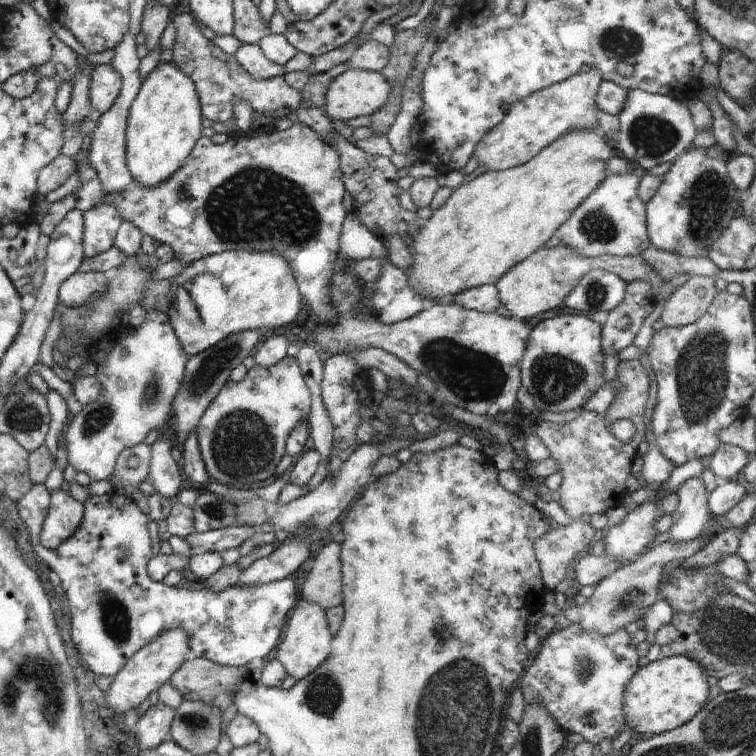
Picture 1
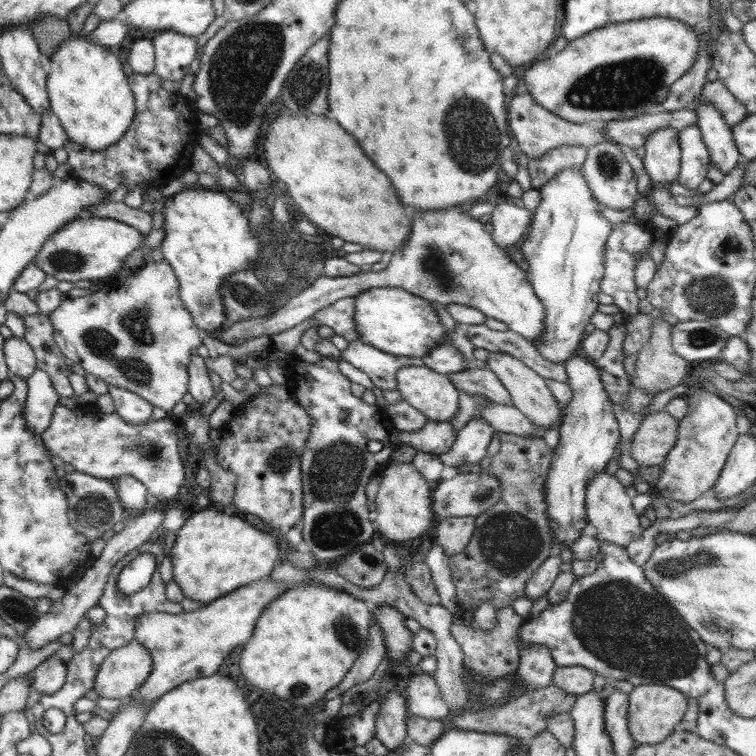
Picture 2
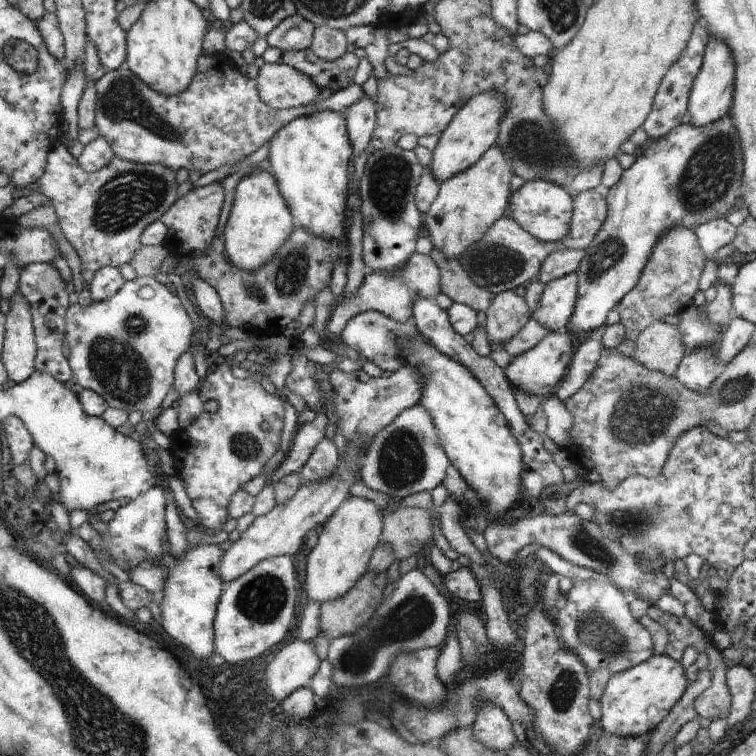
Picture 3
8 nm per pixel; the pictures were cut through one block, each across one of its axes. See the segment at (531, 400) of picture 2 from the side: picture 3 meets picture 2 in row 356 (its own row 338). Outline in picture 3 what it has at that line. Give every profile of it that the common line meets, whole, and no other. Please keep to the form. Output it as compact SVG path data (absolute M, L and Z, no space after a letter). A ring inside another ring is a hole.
M515 291L495 295L487 308L484 326L491 350L503 349L504 345L510 343L525 328L531 313L527 302Z

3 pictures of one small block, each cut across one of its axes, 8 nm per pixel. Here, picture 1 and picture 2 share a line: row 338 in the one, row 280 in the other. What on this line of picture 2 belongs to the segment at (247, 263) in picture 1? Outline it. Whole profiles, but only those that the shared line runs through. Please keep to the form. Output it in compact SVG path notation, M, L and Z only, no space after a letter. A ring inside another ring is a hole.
M210 188L190 189L178 191L172 196L162 200L159 204L164 212L164 239L160 250L166 261L174 271L180 285L180 298L186 310L192 315L196 326L203 331L210 332L217 329L222 323L227 322L225 308L220 302L220 290L223 278L228 275L248 269L260 256L259 239L252 235L248 222L248 212L240 208L228 194L212 191Z

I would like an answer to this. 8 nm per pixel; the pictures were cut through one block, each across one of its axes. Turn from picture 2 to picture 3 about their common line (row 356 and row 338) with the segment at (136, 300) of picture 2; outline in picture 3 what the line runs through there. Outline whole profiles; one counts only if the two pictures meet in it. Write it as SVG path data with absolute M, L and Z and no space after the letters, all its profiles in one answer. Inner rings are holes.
M153 276L126 281L113 297L89 307L70 305L65 316L65 338L71 352L68 360L77 384L96 391L110 407L125 410L126 414L158 412L172 387L178 357L188 350L194 331L180 299Z

